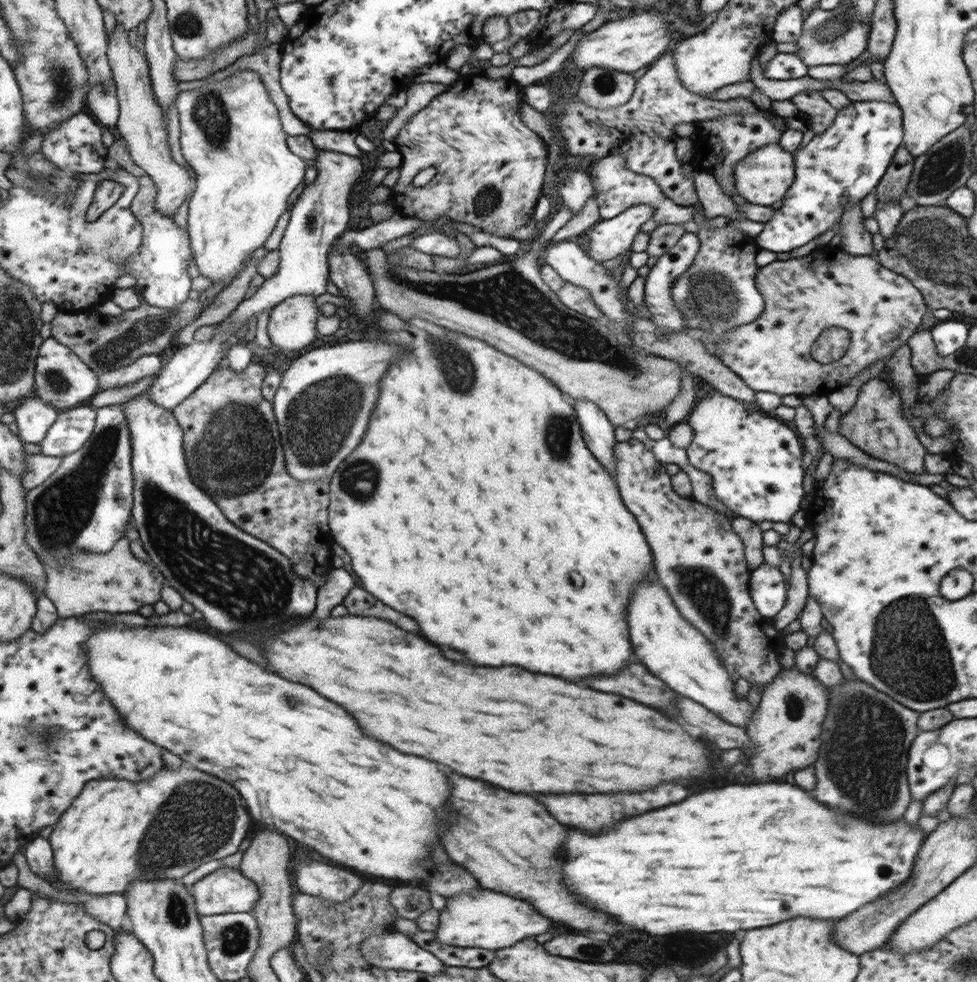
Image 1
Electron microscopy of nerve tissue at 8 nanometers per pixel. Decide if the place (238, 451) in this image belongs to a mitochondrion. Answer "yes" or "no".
yes

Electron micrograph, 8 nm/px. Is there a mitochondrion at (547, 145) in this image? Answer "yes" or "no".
no

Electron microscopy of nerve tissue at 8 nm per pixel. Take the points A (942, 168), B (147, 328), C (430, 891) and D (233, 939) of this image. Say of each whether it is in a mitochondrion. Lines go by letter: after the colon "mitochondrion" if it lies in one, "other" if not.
A: mitochondrion
B: mitochondrion
C: other
D: mitochondrion

